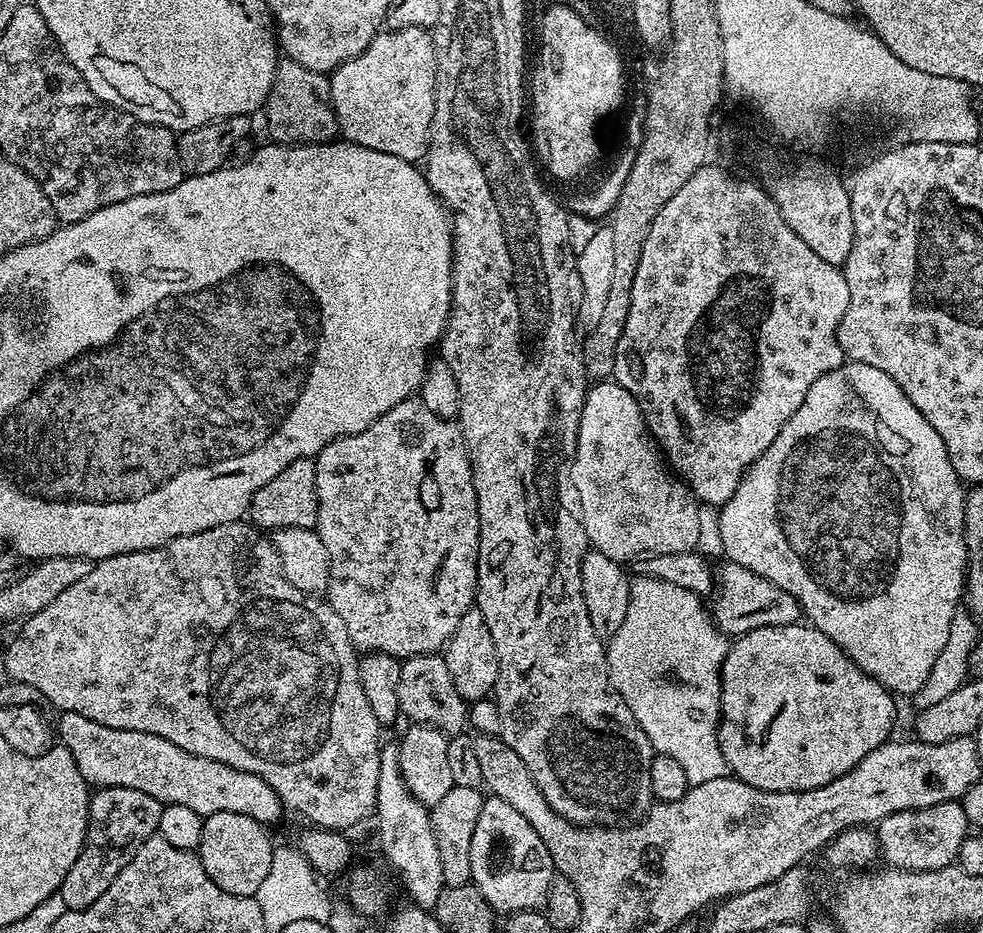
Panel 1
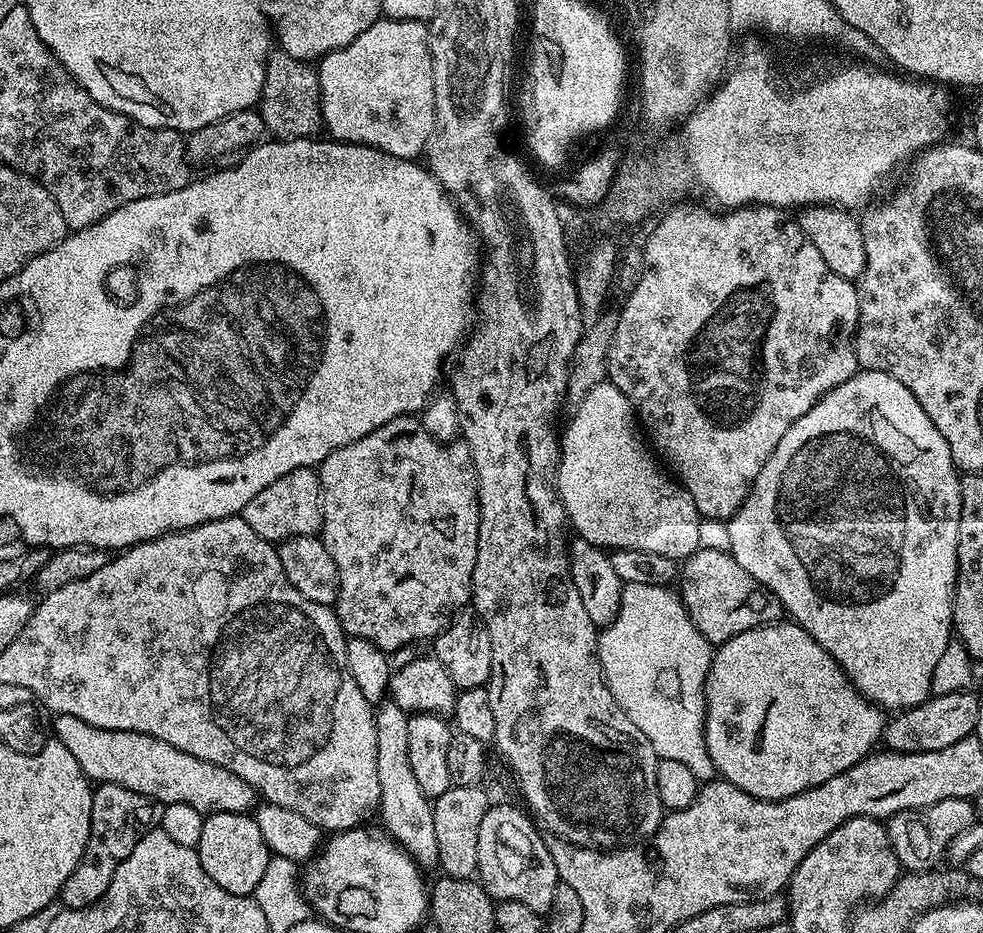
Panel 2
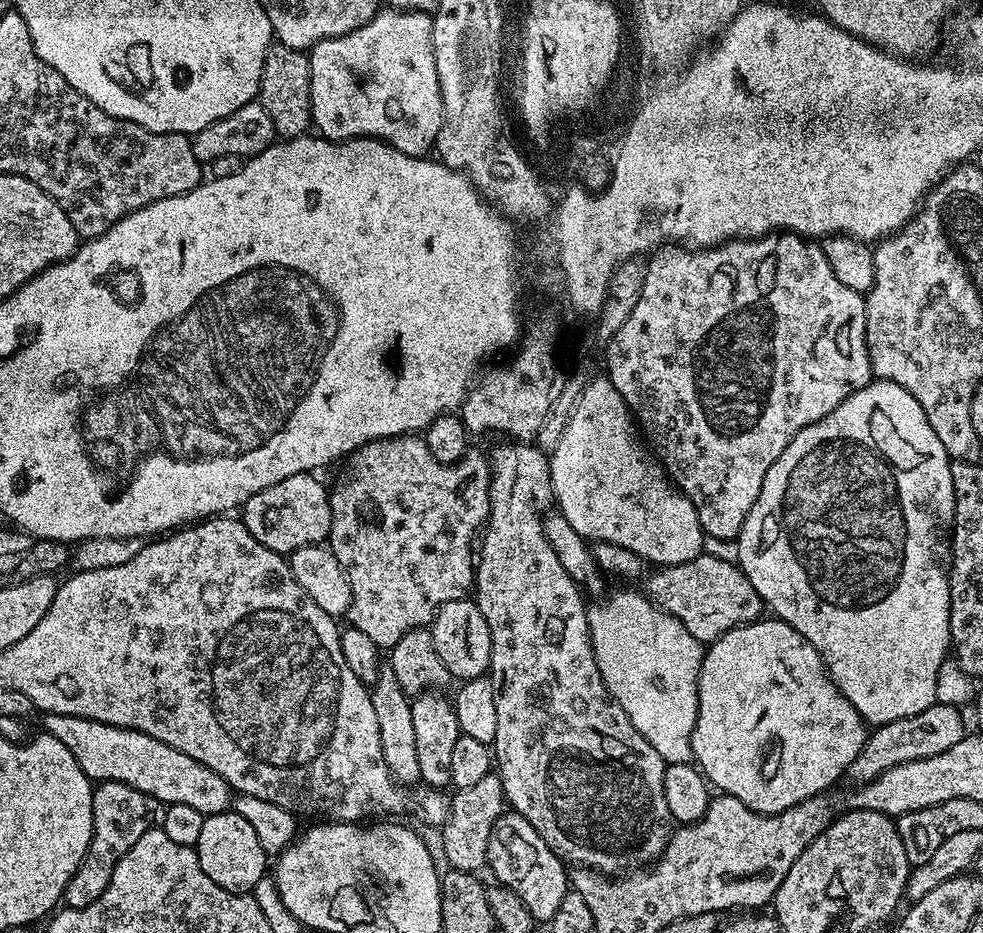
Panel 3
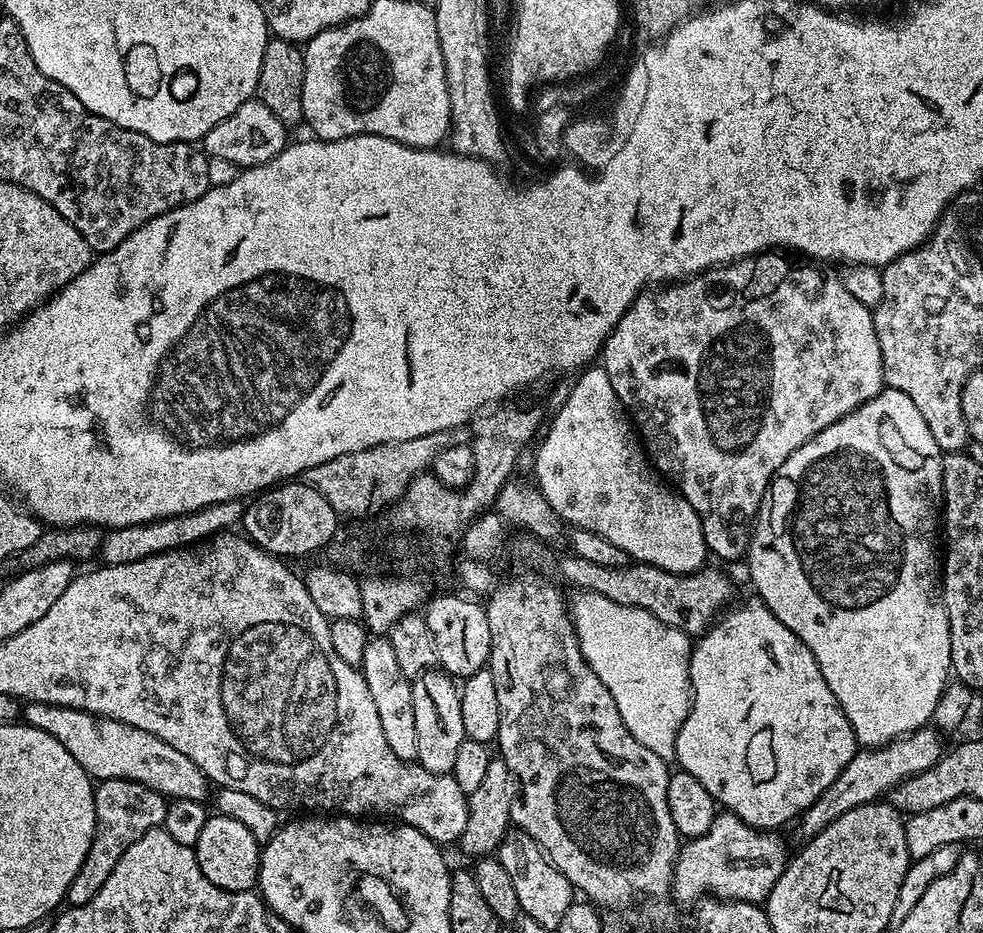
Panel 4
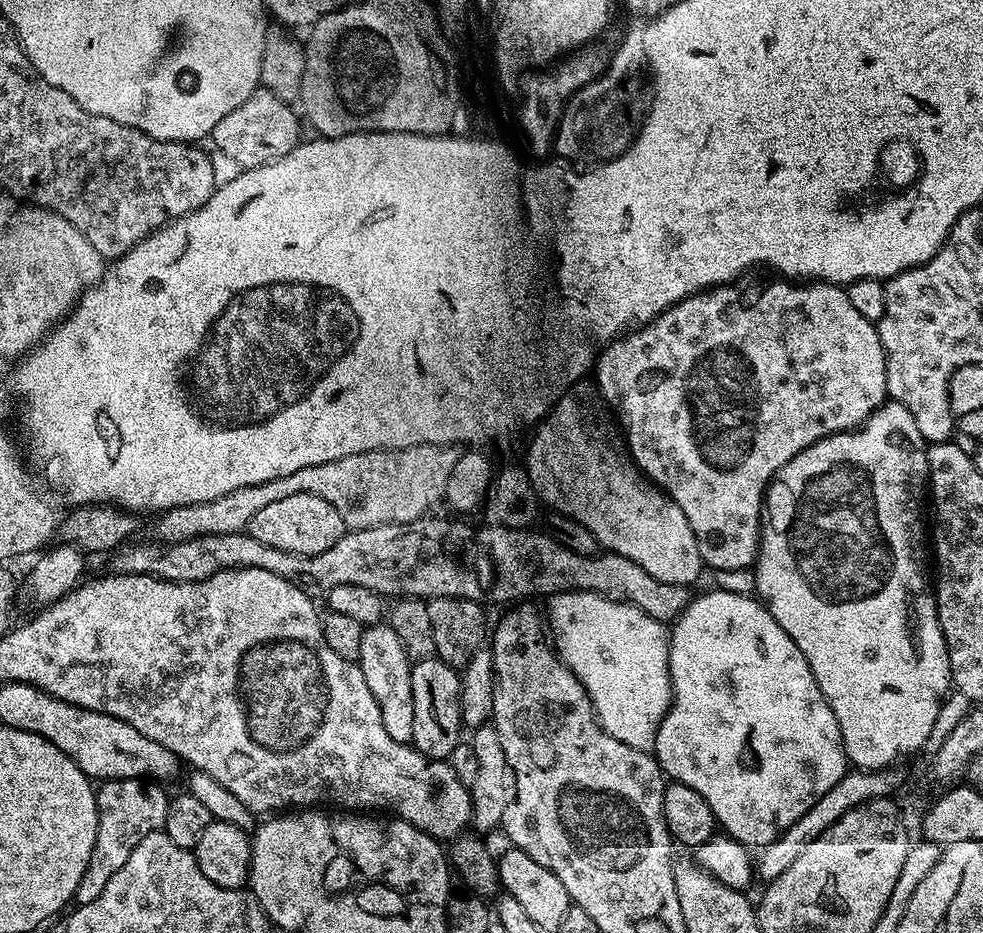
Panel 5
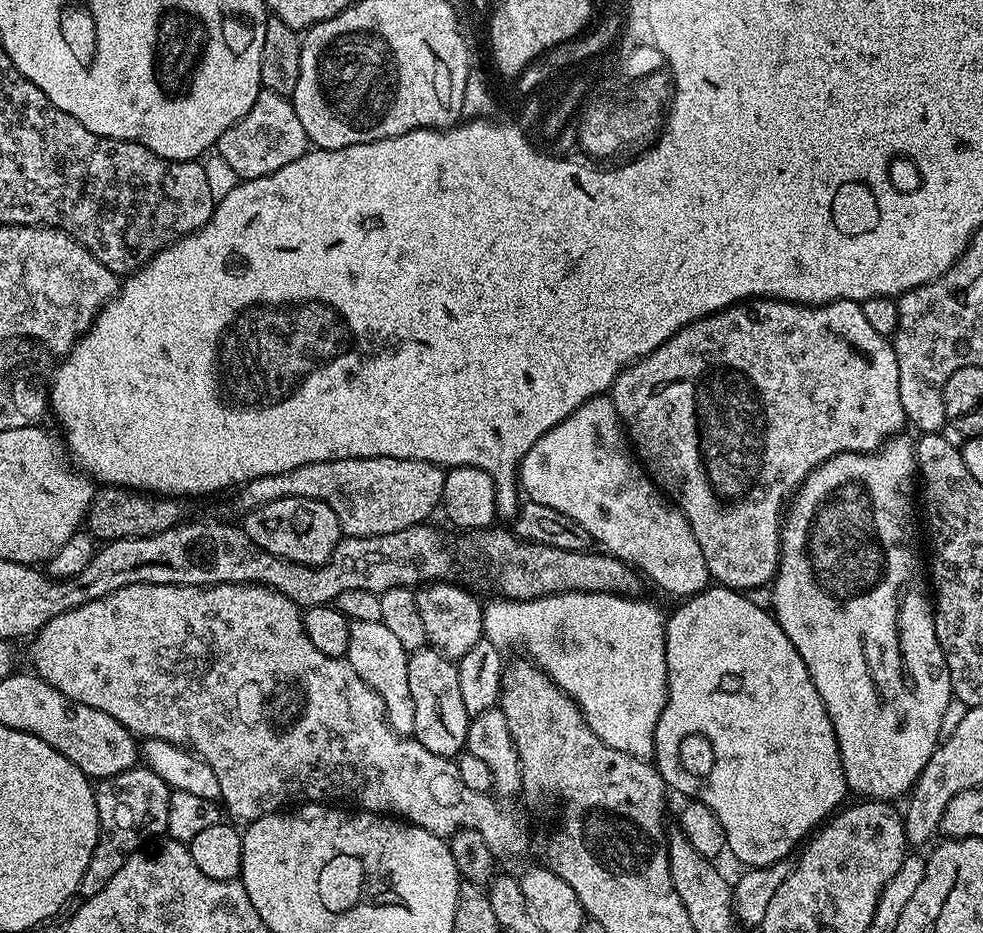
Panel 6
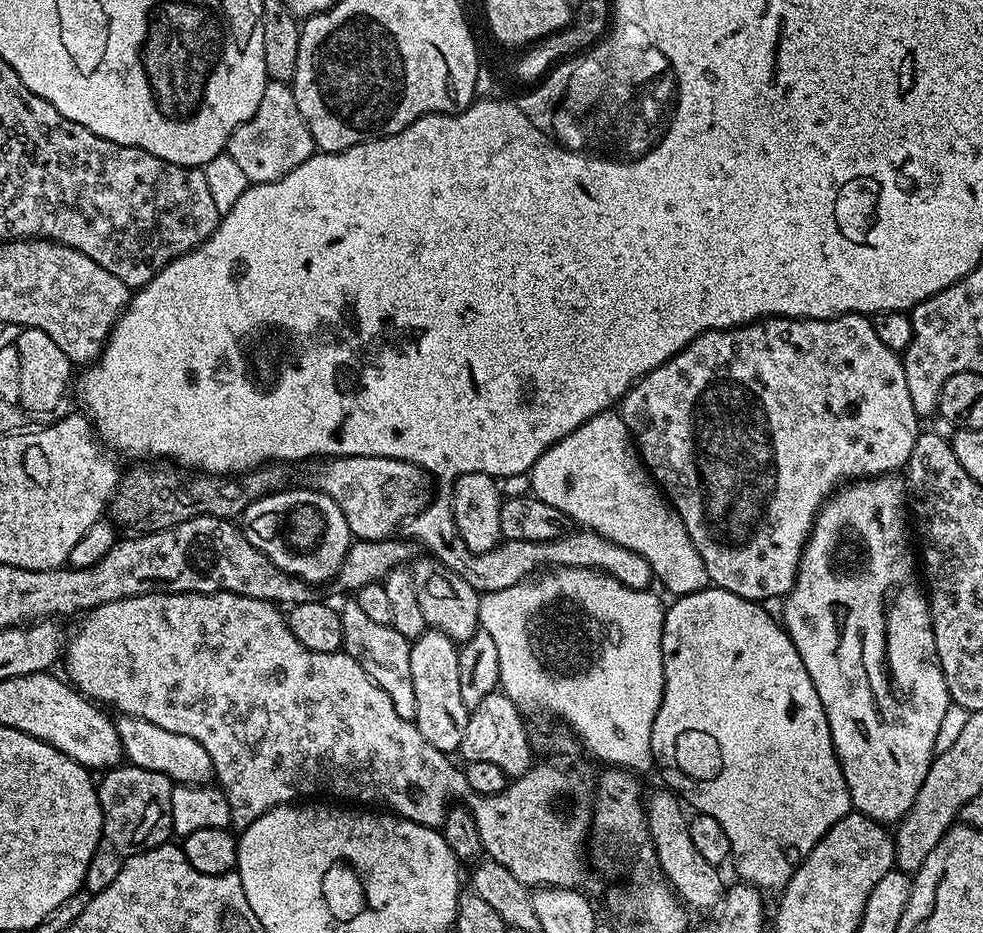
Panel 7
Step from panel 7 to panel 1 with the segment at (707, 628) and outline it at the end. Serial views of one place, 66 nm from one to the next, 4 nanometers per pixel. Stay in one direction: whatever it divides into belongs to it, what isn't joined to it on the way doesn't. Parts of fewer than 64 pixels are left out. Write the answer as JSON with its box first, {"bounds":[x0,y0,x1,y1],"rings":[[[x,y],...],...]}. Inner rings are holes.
{"bounds":[718,622,896,792],"rings":[[[807,622],[791,624],[790,626],[766,626],[758,630],[750,630],[744,636],[735,637],[731,641],[724,665],[720,667],[720,729],[718,742],[722,754],[726,758],[731,775],[736,779],[754,786],[758,790],[771,792],[801,792],[826,786],[834,778],[842,778],[870,750],[885,743],[893,735],[892,723],[896,720],[896,704],[893,693],[884,688],[870,674],[866,674],[840,647],[837,646],[822,630],[813,628]]]}

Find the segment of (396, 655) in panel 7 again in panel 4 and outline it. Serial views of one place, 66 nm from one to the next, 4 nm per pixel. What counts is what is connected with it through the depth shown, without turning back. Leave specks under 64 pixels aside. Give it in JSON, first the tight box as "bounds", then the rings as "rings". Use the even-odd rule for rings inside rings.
{"bounds":[359,634,418,761],"rings":[[[376,634],[369,639],[359,669],[364,674],[370,698],[374,698],[374,706],[378,709],[378,718],[382,722],[382,734],[386,737],[390,750],[394,750],[398,758],[415,761],[418,754],[418,738],[414,726],[412,680],[406,674],[402,674],[402,666],[398,666],[394,646],[387,635]]]}

